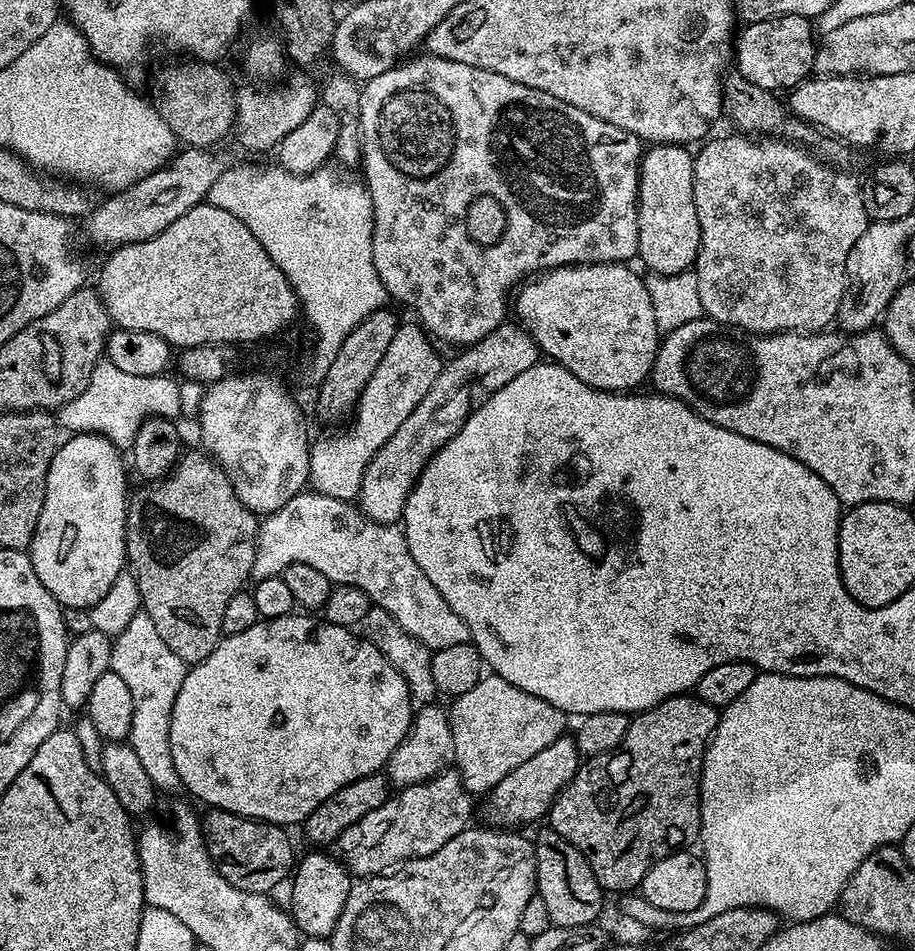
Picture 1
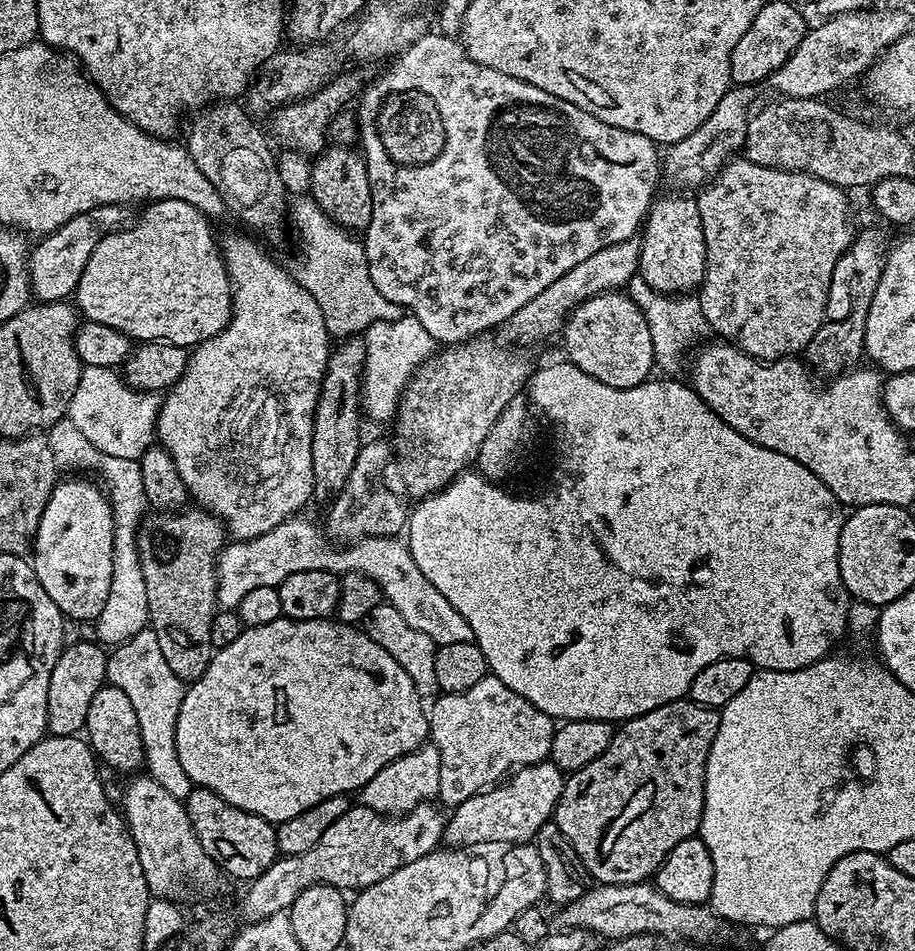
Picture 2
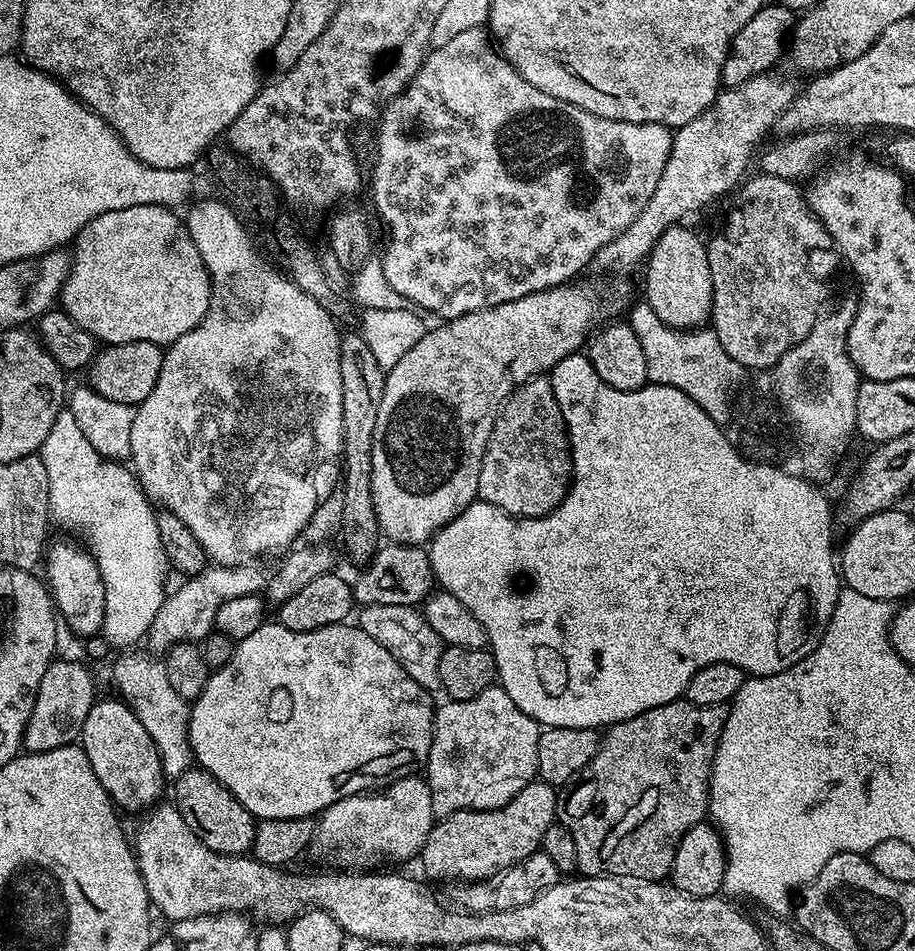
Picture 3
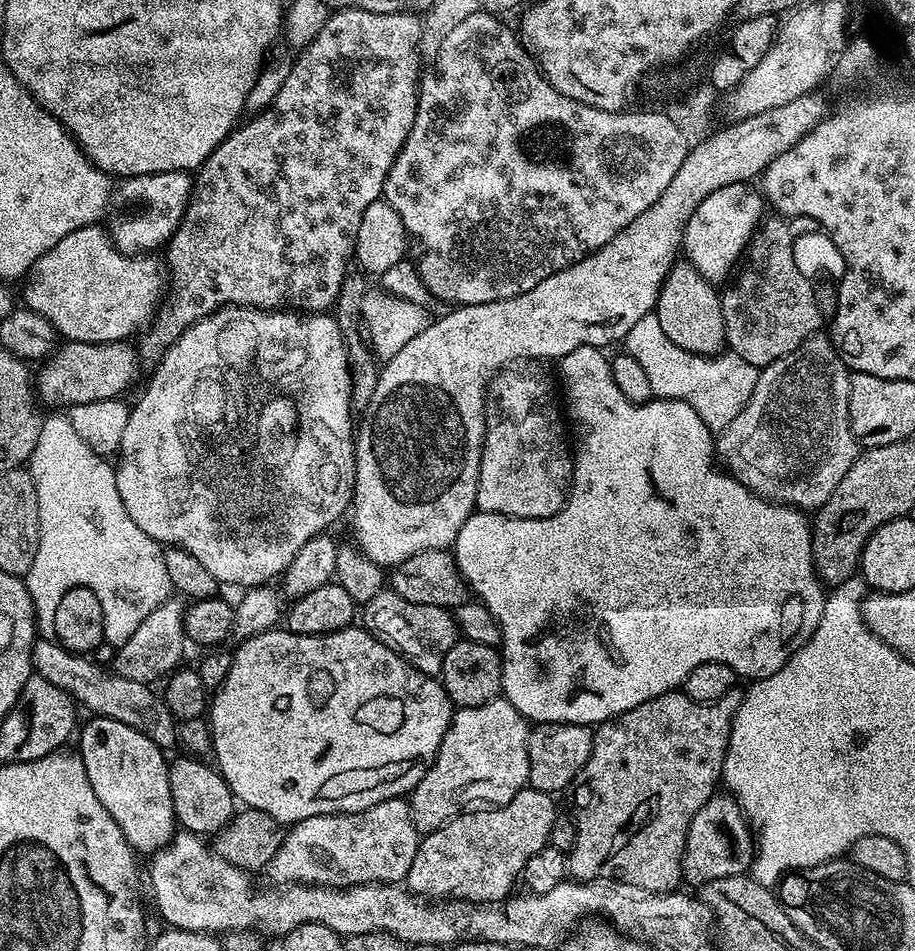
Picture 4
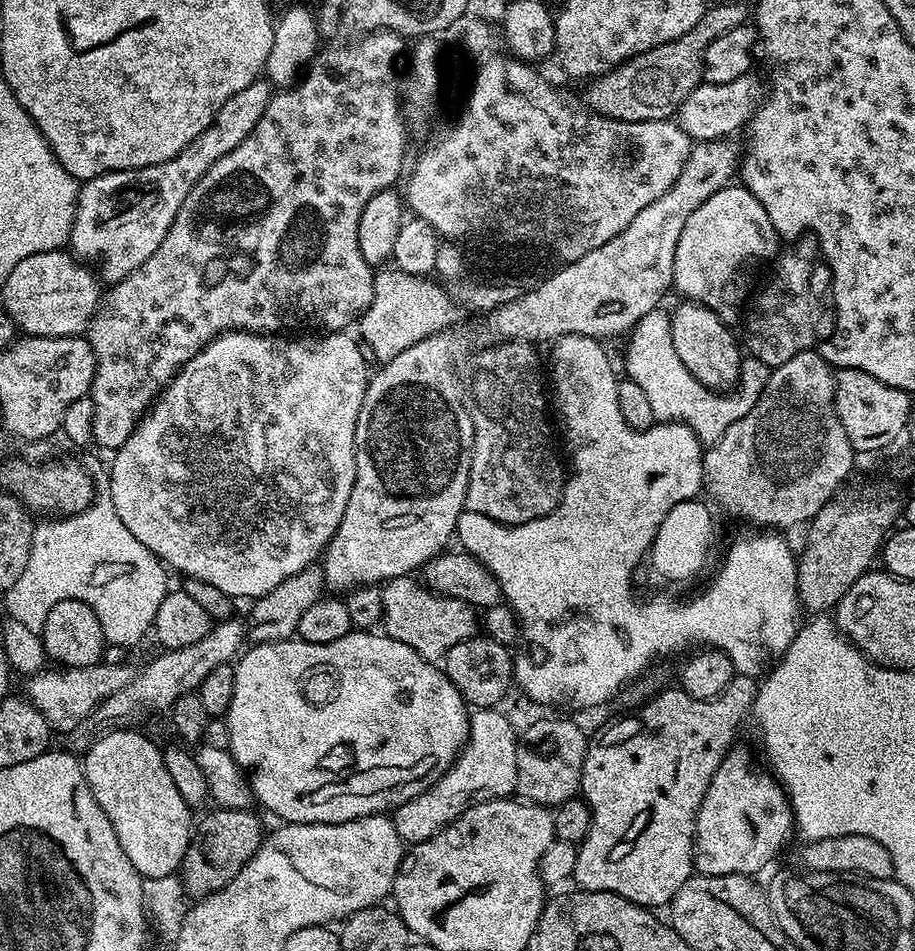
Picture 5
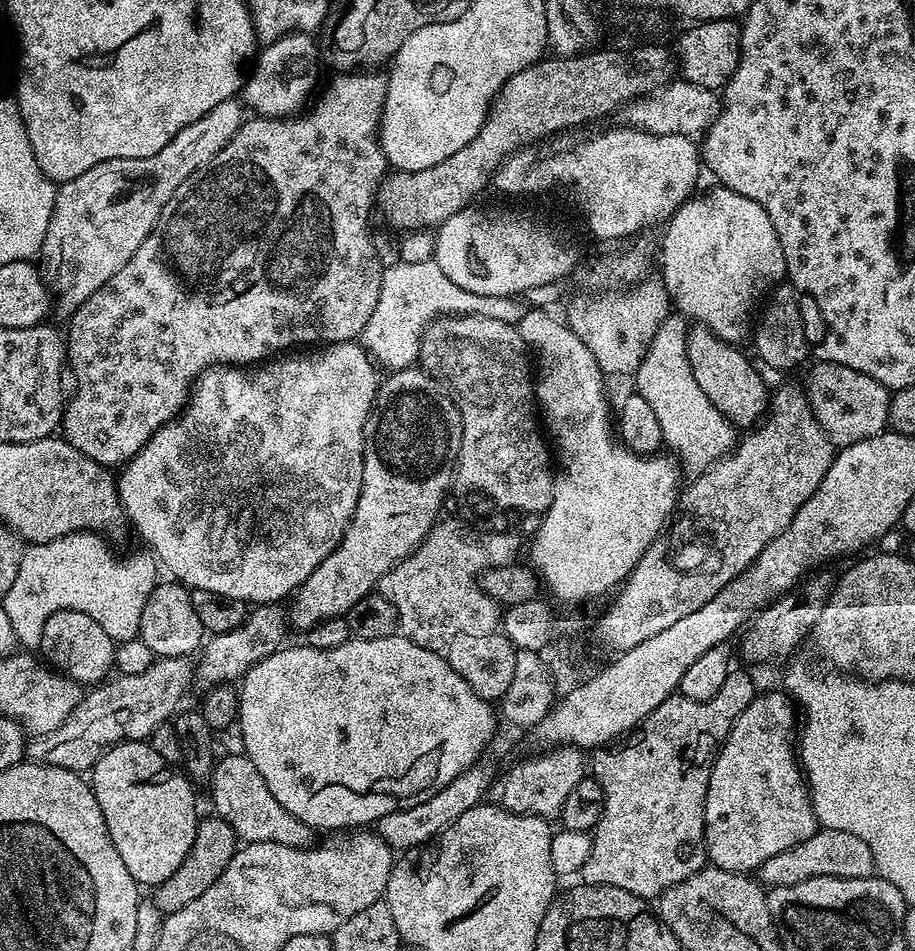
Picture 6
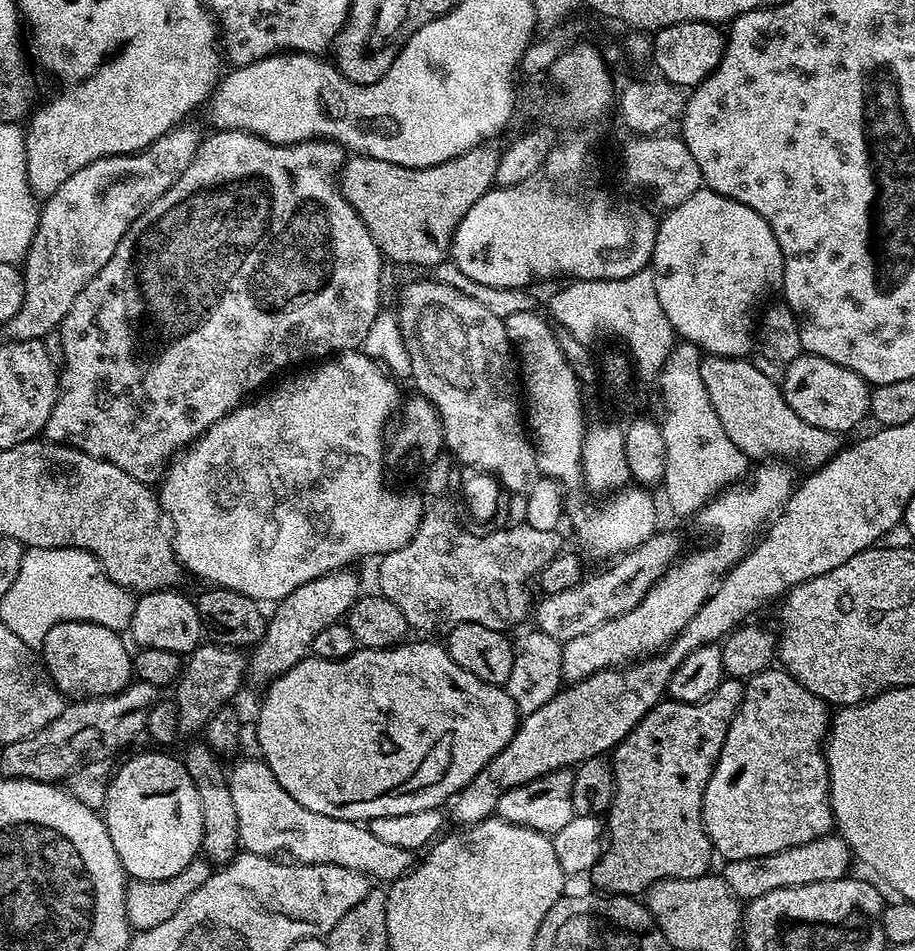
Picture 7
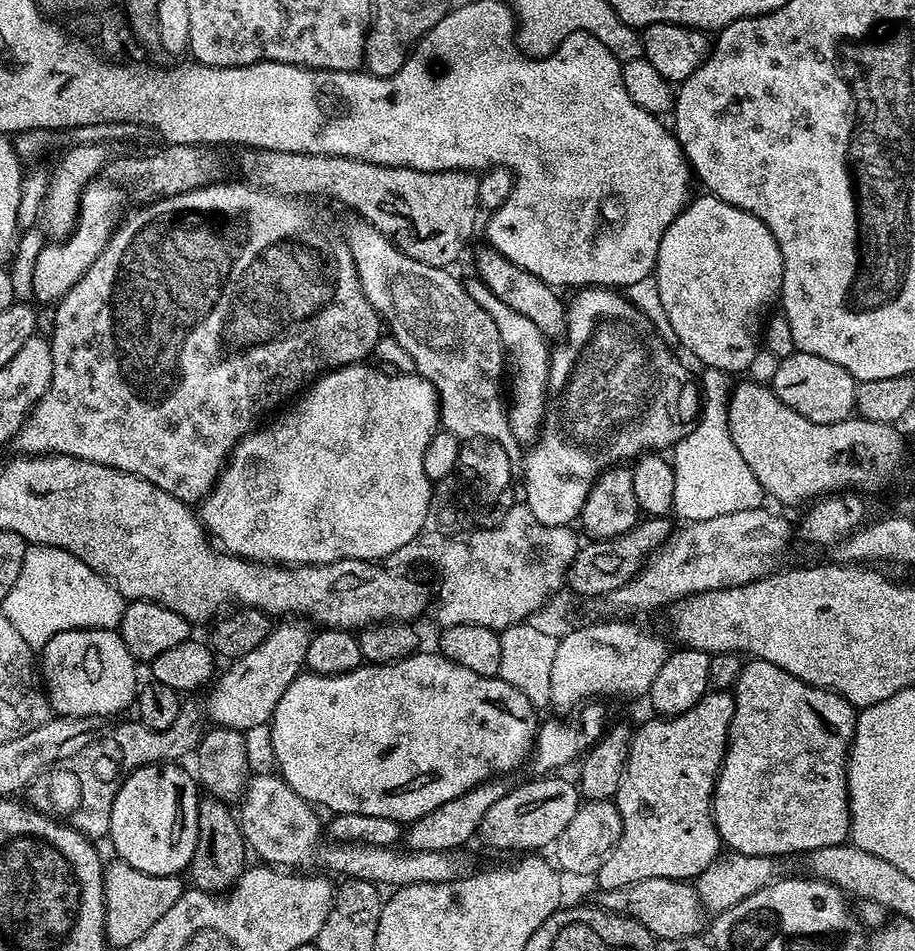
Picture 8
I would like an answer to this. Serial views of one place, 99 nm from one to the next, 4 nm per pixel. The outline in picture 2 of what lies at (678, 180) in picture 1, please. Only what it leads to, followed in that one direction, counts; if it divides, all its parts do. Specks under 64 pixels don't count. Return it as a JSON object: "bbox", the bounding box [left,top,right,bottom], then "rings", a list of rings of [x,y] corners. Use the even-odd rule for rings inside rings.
{"bbox":[638,194,706,294],"rings":[[[688,194],[653,199],[642,225],[638,275],[654,290],[688,294],[699,289],[706,270],[706,238],[695,199]]]}

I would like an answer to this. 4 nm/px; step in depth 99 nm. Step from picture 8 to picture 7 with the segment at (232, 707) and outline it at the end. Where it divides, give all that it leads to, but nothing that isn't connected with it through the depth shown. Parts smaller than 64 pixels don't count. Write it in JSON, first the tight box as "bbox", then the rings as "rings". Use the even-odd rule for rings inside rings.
{"bbox":[248,570,361,686],"rings":[[[352,570],[327,572],[326,575],[314,578],[298,586],[298,590],[286,594],[286,598],[279,600],[273,607],[276,609],[270,612],[266,634],[260,643],[251,649],[248,660],[251,679],[253,676],[261,686],[267,685],[286,670],[293,668],[298,661],[307,660],[314,637],[320,631],[326,630],[326,626],[341,623],[361,595],[360,580]]]}

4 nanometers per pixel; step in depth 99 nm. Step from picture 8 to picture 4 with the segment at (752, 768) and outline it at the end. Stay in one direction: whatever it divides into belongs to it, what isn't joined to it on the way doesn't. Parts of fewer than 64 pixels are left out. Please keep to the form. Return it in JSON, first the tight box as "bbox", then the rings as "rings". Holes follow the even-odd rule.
{"bbox":[682,794,754,886],"rings":[[[731,794],[711,796],[690,822],[682,858],[683,883],[703,886],[718,878],[743,876],[752,867],[753,855],[754,833],[740,811],[740,803]]]}

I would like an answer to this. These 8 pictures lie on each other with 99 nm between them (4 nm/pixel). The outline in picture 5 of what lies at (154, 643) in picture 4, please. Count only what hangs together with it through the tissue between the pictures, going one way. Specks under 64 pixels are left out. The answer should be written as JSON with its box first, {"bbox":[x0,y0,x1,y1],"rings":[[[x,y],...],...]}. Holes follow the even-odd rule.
{"bbox":[27,663,133,732],"rings":[[[127,663],[120,665],[91,664],[85,668],[45,670],[29,679],[27,699],[46,718],[49,729],[72,732],[87,716],[91,717],[102,701],[132,681],[133,669]]]}

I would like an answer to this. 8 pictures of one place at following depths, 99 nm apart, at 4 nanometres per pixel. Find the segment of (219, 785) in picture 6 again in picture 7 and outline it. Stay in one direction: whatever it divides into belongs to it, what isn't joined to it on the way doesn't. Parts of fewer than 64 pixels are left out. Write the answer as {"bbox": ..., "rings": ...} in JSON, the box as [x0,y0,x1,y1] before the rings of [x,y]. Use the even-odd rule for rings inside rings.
{"bbox":[228,758,414,882],"rings":[[[240,758],[228,772],[228,785],[230,798],[234,800],[243,851],[273,858],[283,854],[297,864],[346,866],[346,870],[362,872],[376,882],[398,880],[414,867],[413,853],[402,850],[402,846],[382,842],[378,834],[371,832],[363,823],[326,818],[326,814],[314,814],[314,810],[306,810],[306,806],[294,802],[294,798],[282,790],[278,778],[274,778],[270,766],[263,759]]]}

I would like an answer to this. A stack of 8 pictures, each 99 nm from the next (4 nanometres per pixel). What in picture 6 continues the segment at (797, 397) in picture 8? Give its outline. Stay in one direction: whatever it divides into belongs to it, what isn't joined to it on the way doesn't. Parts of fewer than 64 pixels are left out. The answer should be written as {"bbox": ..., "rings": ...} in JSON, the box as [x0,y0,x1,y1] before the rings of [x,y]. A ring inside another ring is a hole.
{"bbox":[802,360,889,448],"rings":[[[821,360],[813,363],[808,377],[802,380],[804,393],[820,429],[832,439],[833,445],[849,448],[854,442],[862,442],[888,428],[889,389],[882,387],[874,378],[850,370],[850,366],[838,366]]]}

